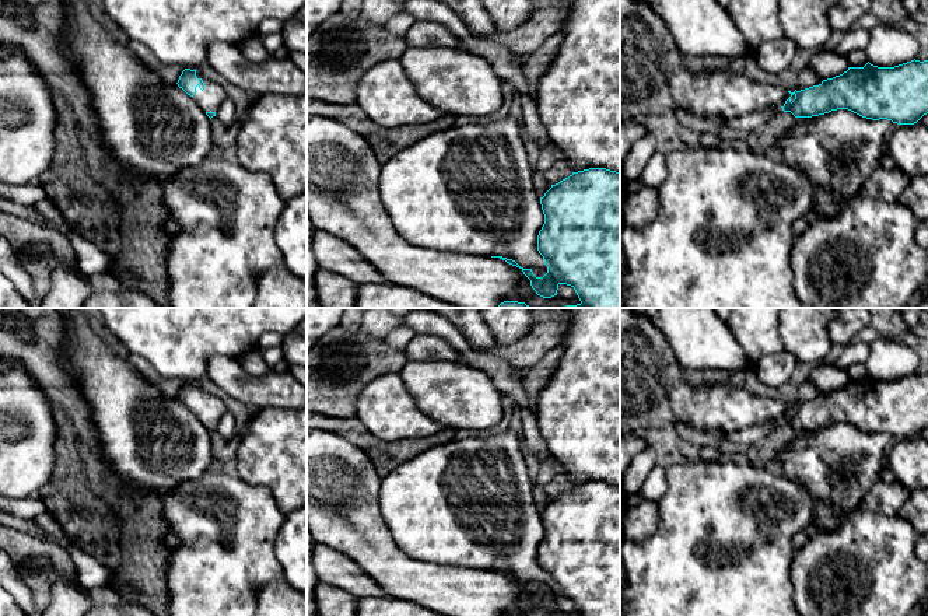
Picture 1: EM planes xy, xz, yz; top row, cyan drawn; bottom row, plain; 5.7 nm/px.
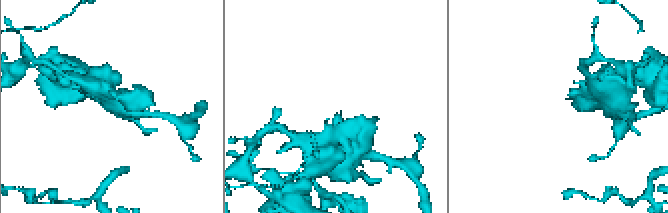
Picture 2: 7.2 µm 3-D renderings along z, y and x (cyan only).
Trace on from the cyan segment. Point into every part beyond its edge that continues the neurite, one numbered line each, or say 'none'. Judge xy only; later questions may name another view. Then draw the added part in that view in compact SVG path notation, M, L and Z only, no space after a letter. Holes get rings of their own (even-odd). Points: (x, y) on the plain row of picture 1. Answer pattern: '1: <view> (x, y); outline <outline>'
1: xy (213, 409); outline M196 385L196 391L202 392L204 396L204 403L202 405L199 399L196 400L196 407L192 410L193 414L204 424L204 426L217 426L218 420L228 412L224 402L204 392L199 385Z

